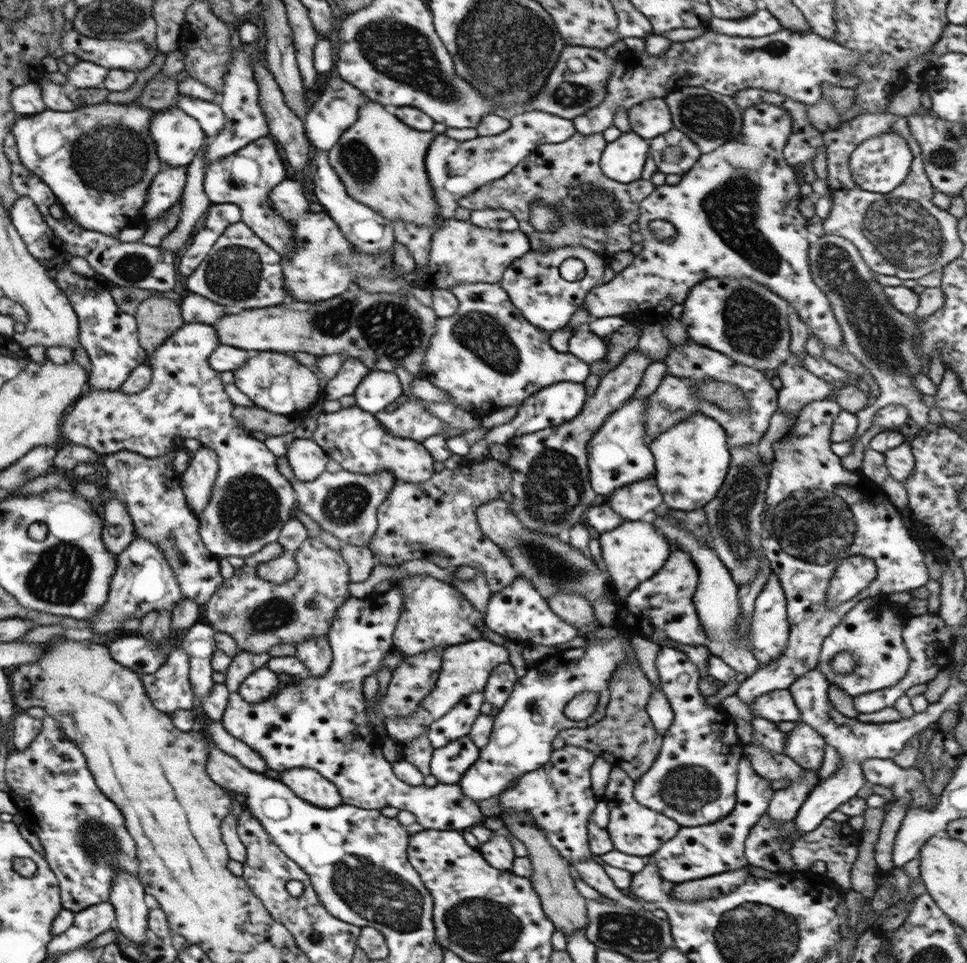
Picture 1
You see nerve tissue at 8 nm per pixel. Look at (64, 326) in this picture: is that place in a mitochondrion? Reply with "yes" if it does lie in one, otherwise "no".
no

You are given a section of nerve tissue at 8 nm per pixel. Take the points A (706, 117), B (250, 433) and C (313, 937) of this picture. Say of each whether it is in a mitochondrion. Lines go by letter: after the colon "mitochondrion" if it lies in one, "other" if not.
A: mitochondrion
B: other
C: mitochondrion

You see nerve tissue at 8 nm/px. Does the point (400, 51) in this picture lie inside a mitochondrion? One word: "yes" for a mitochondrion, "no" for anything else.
yes

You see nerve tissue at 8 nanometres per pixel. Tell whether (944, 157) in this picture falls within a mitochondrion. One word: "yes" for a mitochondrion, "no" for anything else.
yes

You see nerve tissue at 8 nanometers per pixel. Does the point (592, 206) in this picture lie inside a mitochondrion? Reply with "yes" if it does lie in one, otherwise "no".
yes

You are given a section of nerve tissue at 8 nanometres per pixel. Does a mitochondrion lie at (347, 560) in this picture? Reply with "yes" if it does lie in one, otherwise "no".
no

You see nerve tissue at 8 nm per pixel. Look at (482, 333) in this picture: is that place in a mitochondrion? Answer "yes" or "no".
yes

